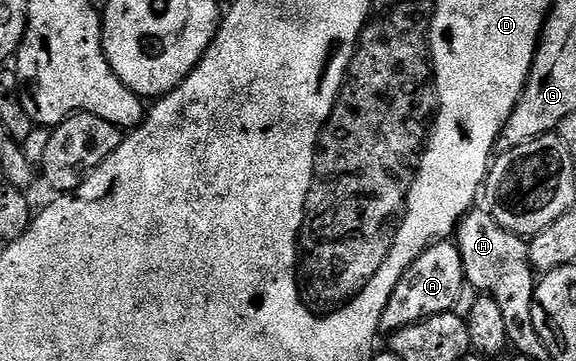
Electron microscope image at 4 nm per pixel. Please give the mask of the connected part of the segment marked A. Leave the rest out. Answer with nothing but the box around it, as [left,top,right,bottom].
[380,239,464,335]

